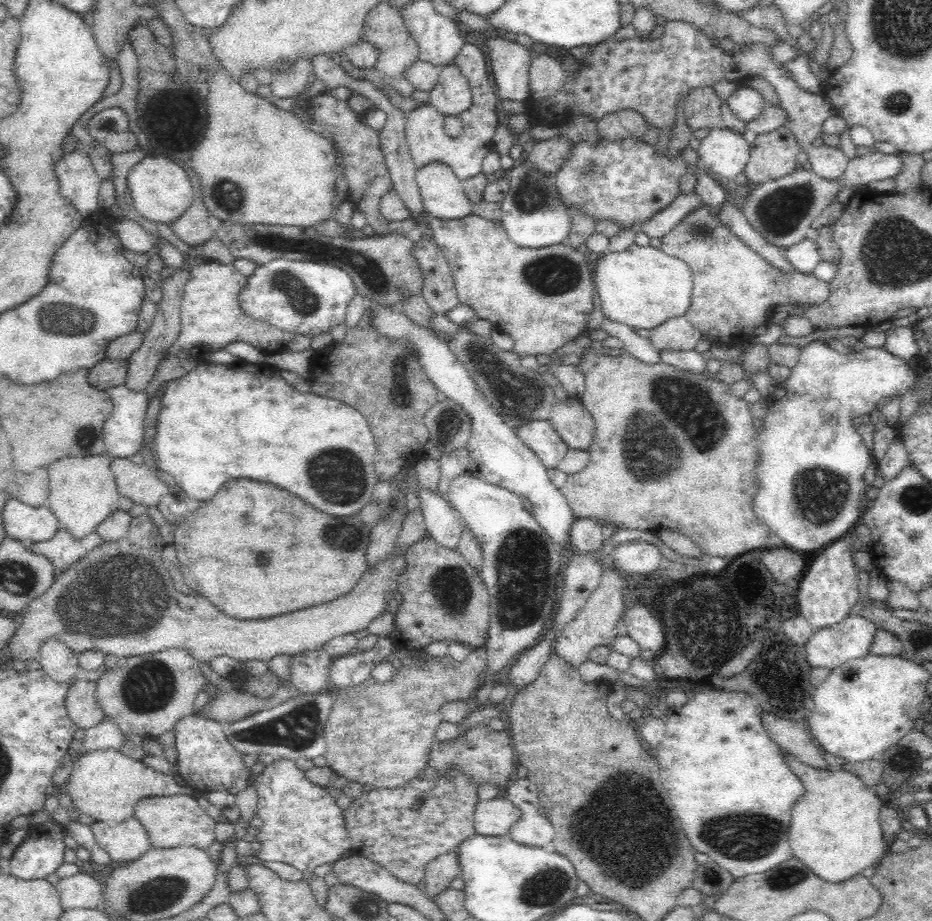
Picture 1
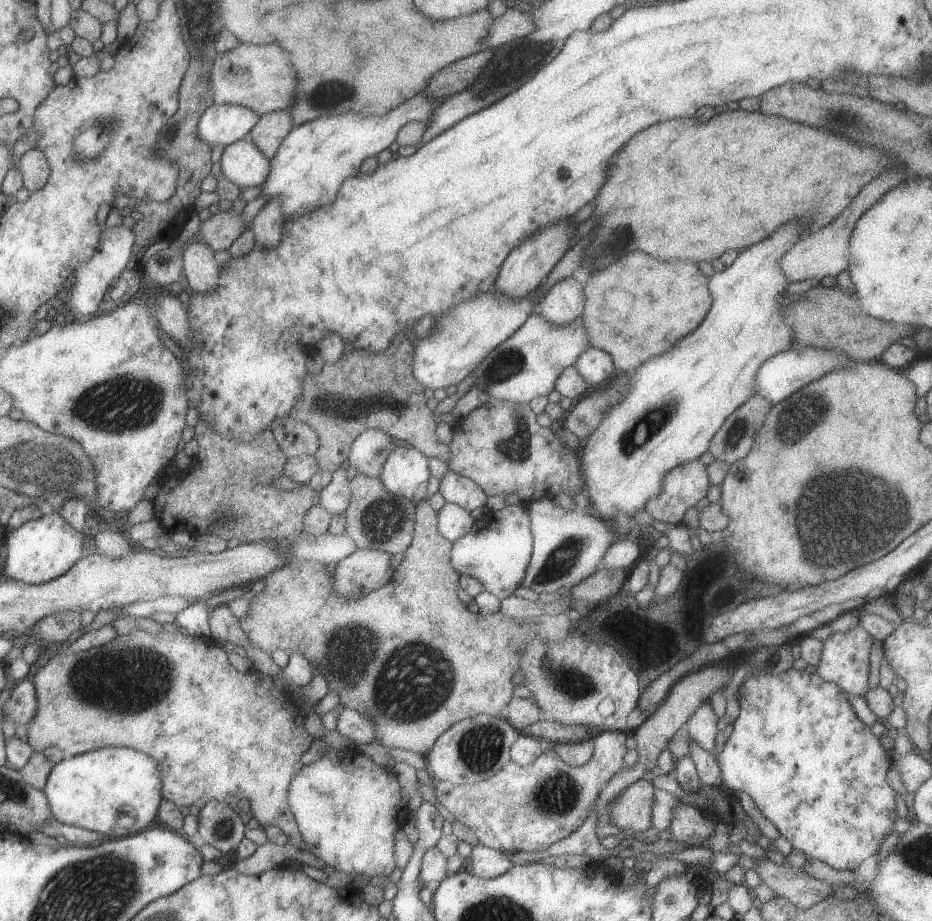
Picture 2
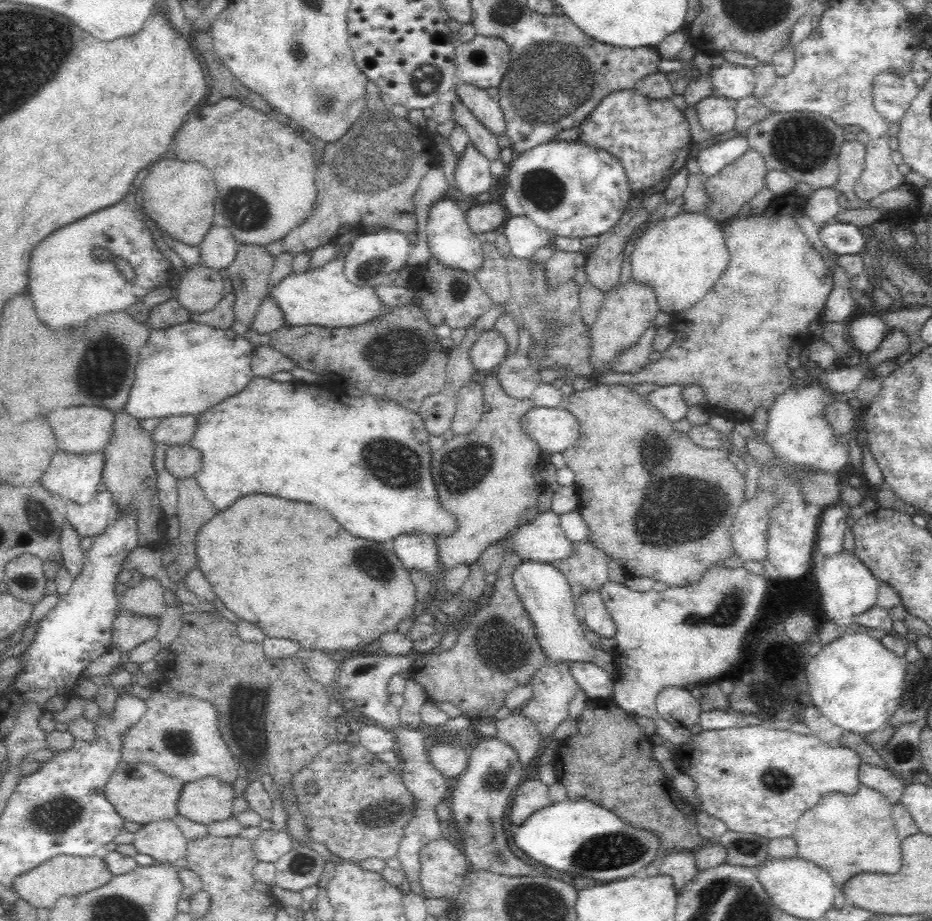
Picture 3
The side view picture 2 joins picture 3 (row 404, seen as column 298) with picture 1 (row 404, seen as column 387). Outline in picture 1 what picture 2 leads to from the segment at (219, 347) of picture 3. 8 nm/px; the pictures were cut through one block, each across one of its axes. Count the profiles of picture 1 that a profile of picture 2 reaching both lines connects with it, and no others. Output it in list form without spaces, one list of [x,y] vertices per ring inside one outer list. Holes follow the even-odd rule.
[[[124,383],[105,391],[112,397],[112,412],[103,428],[106,452],[115,458],[129,458],[141,447],[148,392],[131,389]]]

